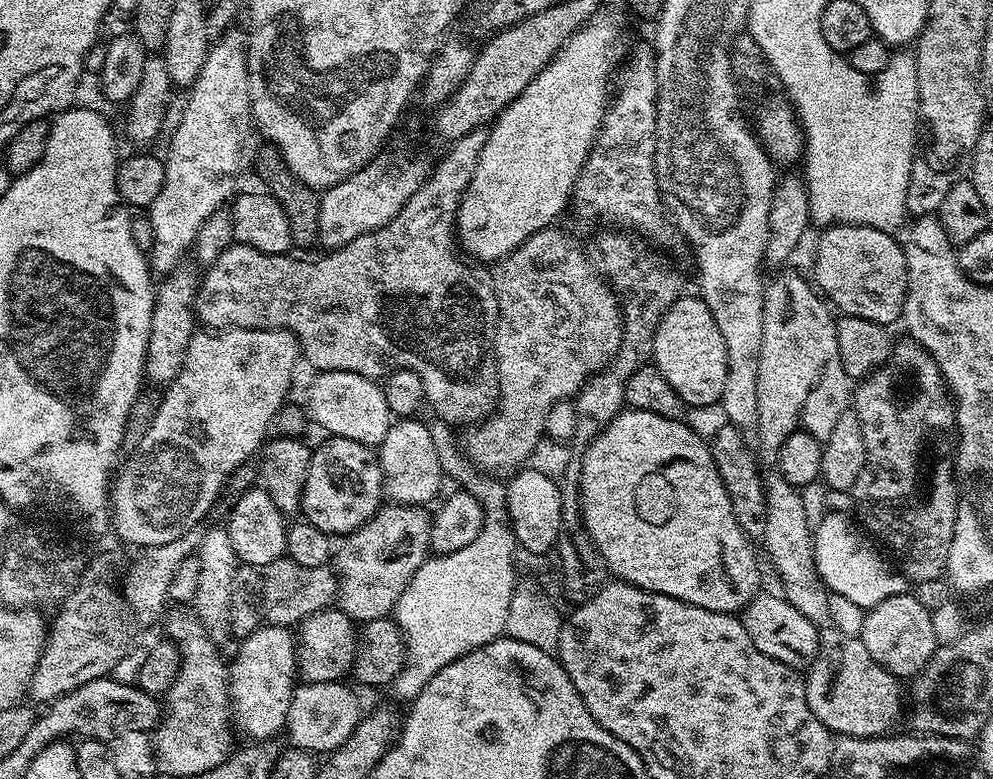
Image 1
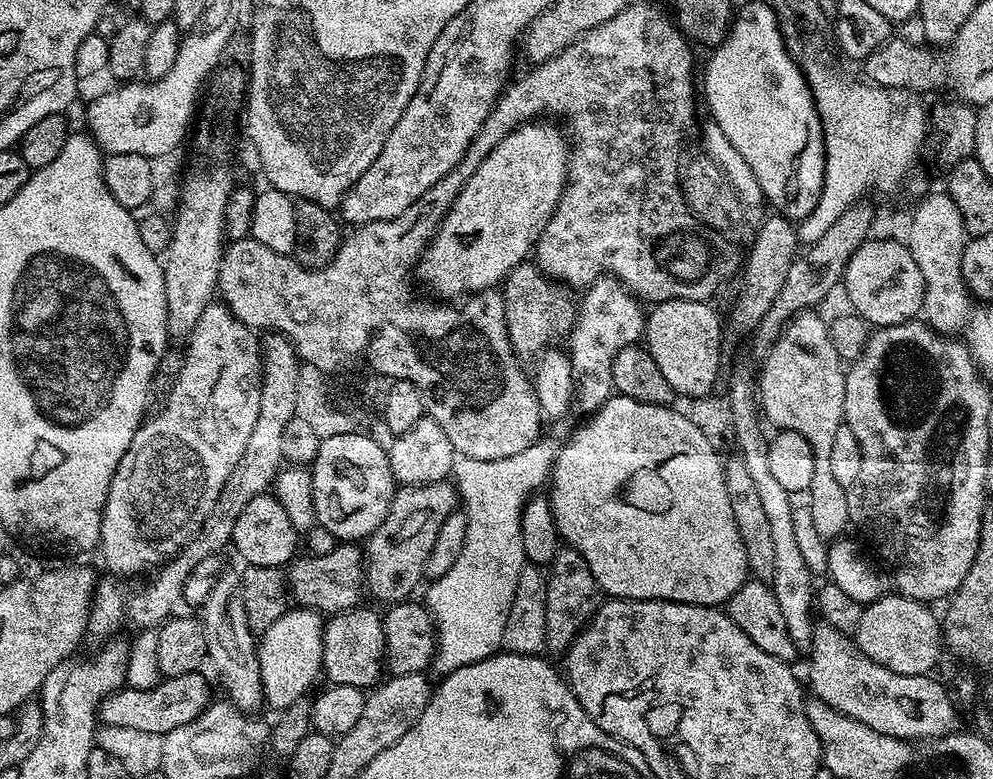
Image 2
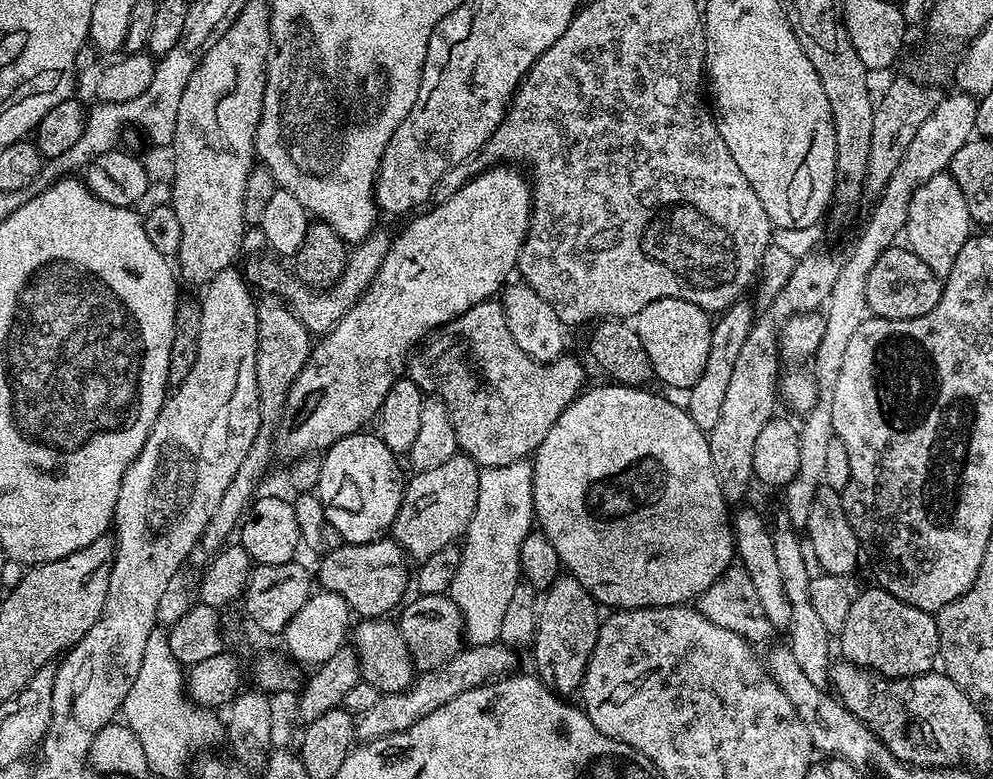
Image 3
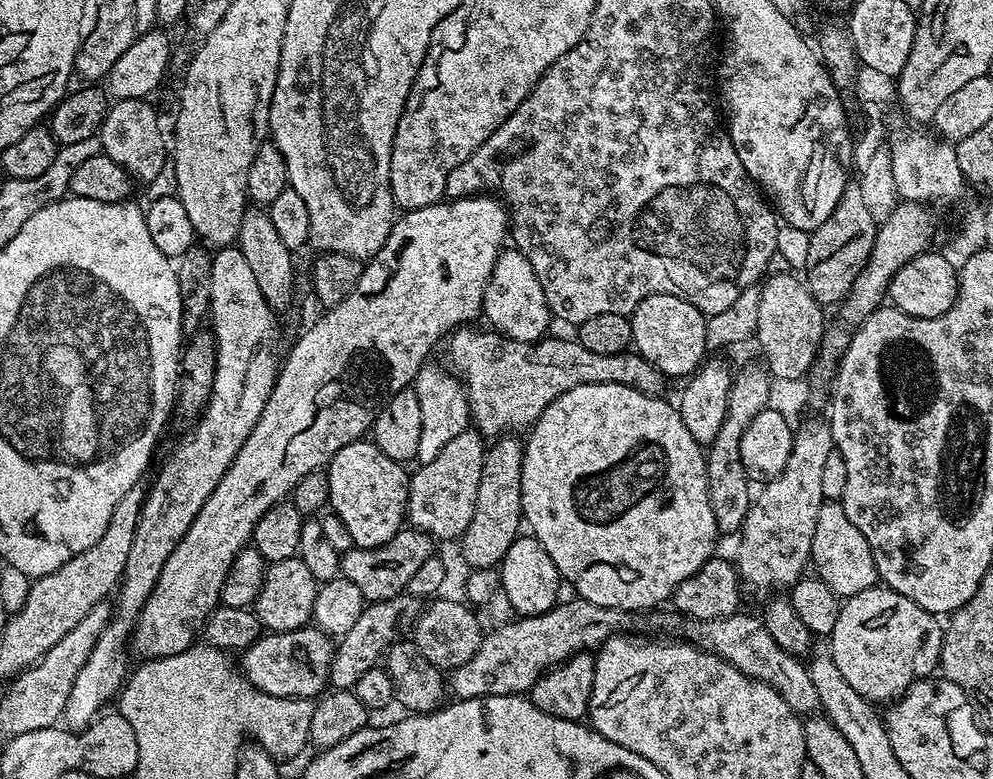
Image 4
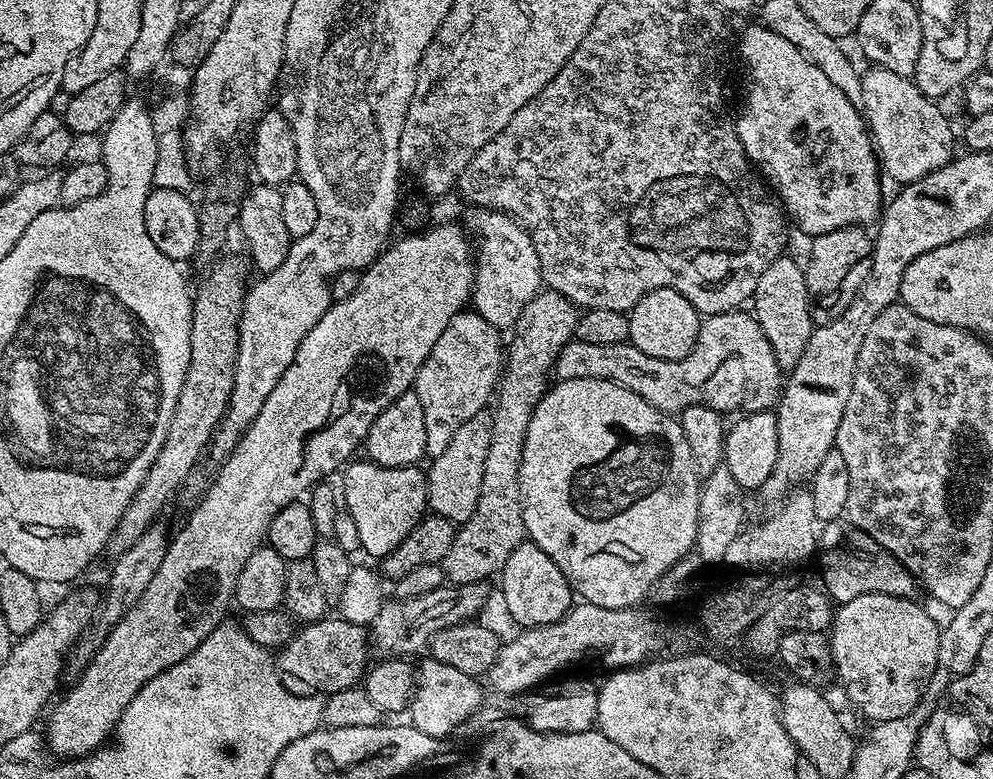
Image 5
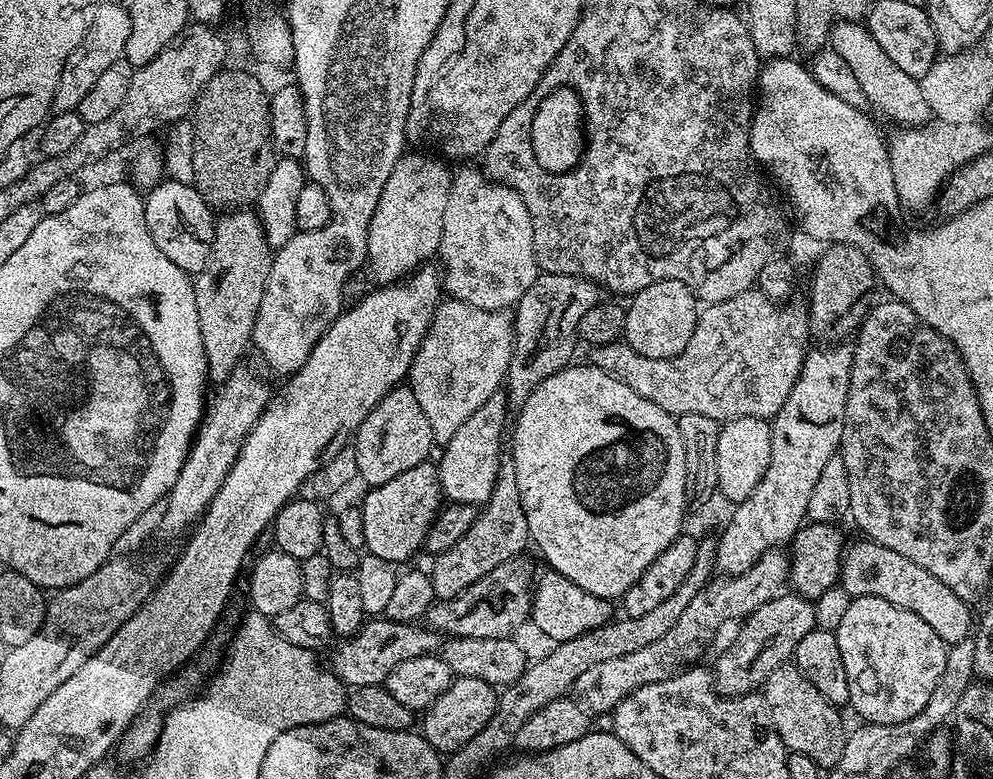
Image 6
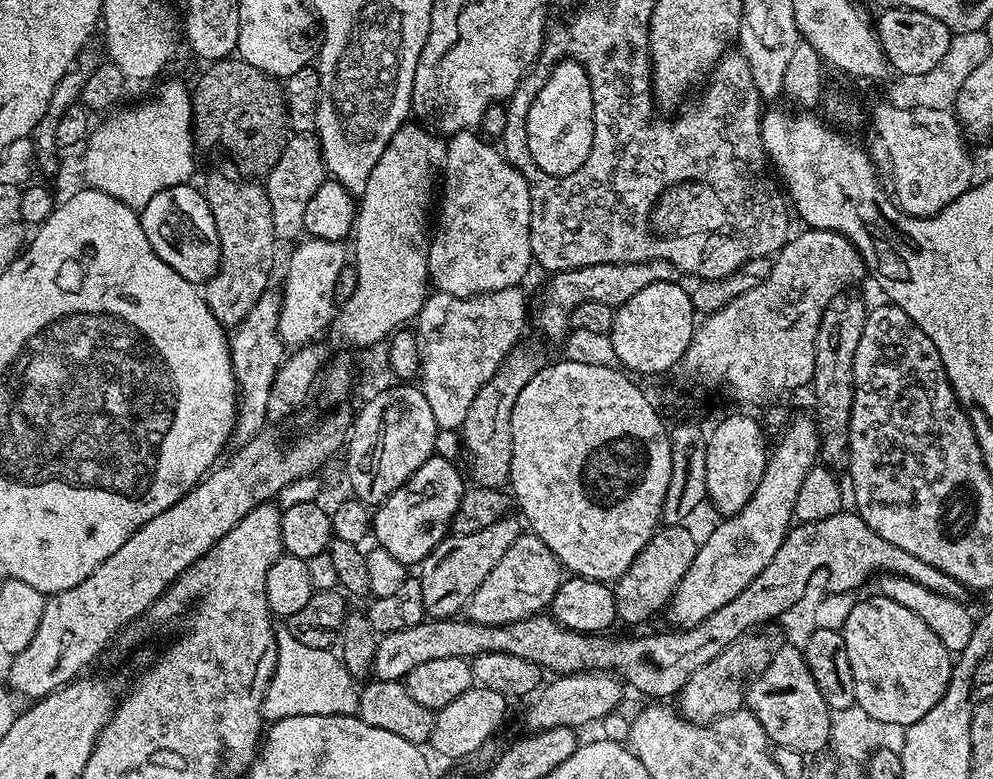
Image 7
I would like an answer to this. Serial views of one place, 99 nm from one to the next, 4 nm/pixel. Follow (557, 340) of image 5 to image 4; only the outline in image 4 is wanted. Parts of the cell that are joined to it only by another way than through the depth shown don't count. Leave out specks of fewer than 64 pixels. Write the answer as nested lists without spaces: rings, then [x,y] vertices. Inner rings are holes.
[[[505,434],[484,453],[482,479],[478,481],[478,502],[474,502],[474,518],[459,537],[460,552],[472,570],[492,570],[503,560],[506,550],[521,535],[522,510],[522,458],[524,440],[516,434]]]

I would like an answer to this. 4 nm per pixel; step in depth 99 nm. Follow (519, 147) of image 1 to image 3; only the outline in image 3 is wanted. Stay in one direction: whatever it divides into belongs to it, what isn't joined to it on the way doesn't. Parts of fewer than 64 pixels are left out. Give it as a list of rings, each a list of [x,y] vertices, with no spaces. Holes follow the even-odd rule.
[[[497,166],[464,184],[458,194],[433,203],[424,211],[416,214],[421,216],[413,215],[413,220],[391,239],[388,253],[356,305],[330,331],[323,333],[317,344],[315,341],[311,345],[308,361],[290,386],[286,415],[274,437],[275,455],[280,455],[285,462],[323,453],[334,442],[361,431],[367,420],[368,423],[375,421],[386,394],[390,394],[390,386],[405,375],[408,351],[412,347],[413,351],[429,334],[464,316],[472,307],[491,301],[509,283],[508,275],[516,259],[519,256],[521,259],[528,238],[532,189],[523,171],[512,166]]]

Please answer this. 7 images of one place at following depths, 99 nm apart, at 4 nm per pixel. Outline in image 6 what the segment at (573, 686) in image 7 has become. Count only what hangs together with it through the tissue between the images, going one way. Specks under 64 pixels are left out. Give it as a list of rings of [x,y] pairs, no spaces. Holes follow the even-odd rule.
[[[773,550],[762,554],[754,562],[750,570],[737,576],[727,574],[713,578],[698,594],[686,611],[678,618],[678,626],[673,626],[663,638],[650,642],[650,646],[641,646],[631,654],[622,654],[622,658],[609,658],[607,662],[594,662],[590,670],[586,670],[578,677],[574,687],[575,695],[589,713],[611,713],[634,690],[642,686],[650,686],[650,682],[662,682],[666,678],[683,672],[693,665],[704,652],[704,647],[716,636],[716,631],[727,620],[743,621],[751,616],[758,606],[770,602],[775,596],[781,595],[788,584],[788,566],[790,563],[783,551]]]

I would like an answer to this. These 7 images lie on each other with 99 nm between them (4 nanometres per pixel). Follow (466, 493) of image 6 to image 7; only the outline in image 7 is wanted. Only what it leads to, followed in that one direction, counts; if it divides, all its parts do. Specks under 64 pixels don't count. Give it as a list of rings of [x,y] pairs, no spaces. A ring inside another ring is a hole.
[[[521,342],[512,349],[504,359],[502,366],[494,370],[494,378],[478,390],[474,402],[470,402],[470,410],[466,414],[466,422],[462,429],[462,448],[472,461],[468,468],[472,471],[471,483],[478,488],[503,489],[509,483],[510,458],[514,450],[514,434],[512,433],[512,411],[514,402],[518,402],[518,394],[522,394],[522,386],[538,374],[544,365],[549,363],[550,356],[544,353],[545,345]]]

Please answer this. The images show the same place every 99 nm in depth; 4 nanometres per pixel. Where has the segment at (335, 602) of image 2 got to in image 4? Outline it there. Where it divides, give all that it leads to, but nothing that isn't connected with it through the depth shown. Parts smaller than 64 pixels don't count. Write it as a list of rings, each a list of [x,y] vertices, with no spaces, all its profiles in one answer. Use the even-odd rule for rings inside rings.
[[[414,527],[401,528],[390,542],[382,542],[377,548],[353,547],[349,552],[343,553],[340,558],[340,576],[354,582],[358,590],[362,590],[365,601],[375,602],[389,600],[401,595],[407,589],[410,578],[434,554],[434,541],[431,536],[419,532]]]

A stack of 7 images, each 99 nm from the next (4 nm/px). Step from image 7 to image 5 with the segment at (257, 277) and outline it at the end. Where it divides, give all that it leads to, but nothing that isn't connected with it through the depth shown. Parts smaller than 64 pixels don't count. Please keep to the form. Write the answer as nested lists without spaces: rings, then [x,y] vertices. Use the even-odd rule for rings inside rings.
[[[241,255],[242,257],[227,256],[217,259],[207,273],[208,280],[201,282],[200,289],[195,289],[192,297],[192,321],[190,322],[190,366],[186,370],[182,390],[178,394],[178,406],[174,408],[174,418],[170,420],[170,430],[166,432],[166,442],[162,444],[158,458],[152,463],[142,486],[134,494],[130,506],[126,506],[118,526],[108,539],[107,551],[112,552],[113,557],[121,556],[126,550],[130,550],[130,546],[134,546],[138,542],[138,538],[142,538],[142,534],[148,527],[157,523],[159,516],[156,515],[175,498],[176,491],[187,482],[188,475],[199,462],[200,455],[207,450],[208,444],[210,448],[216,435],[216,429],[220,427],[220,422],[224,418],[224,411],[228,409],[230,394],[234,386],[234,370],[236,369],[238,338],[240,337],[240,315],[244,309],[250,264],[243,255]]]

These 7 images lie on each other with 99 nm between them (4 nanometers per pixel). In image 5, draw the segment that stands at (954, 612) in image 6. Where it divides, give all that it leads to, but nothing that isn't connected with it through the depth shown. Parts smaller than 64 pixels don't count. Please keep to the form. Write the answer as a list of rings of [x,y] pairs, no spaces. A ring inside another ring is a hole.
[[[847,519],[829,520],[818,532],[818,560],[824,575],[822,587],[837,605],[854,602],[862,594],[890,594],[891,596],[915,597],[918,585],[914,577],[888,552],[885,552],[870,534],[855,528]]]

